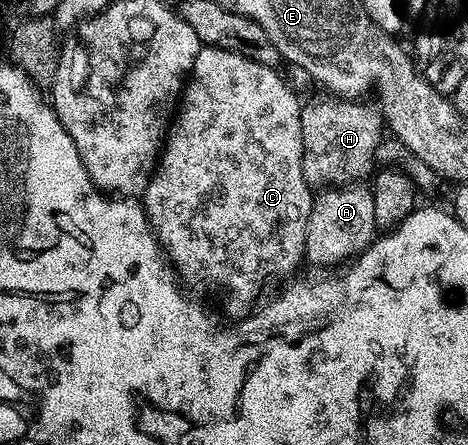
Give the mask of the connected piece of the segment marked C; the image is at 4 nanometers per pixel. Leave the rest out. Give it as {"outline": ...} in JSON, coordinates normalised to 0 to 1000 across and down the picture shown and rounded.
{"outline":[[[429,106],[425,121],[415,130],[415,148],[361,276],[350,308],[350,328],[342,335],[342,355],[333,362],[333,382],[325,389],[325,407],[316,411],[316,422],[303,443],[308,476],[316,483],[325,519],[333,524],[333,542],[350,560],[361,593],[395,631],[402,627],[419,638],[436,638],[442,629],[462,629],[464,643],[479,654],[479,692],[496,715],[519,715],[541,699],[549,681],[547,663],[556,656],[556,636],[571,620],[618,618],[615,622],[622,622],[632,591],[652,582],[654,499],[662,490],[671,431],[652,409],[645,391],[645,274],[641,272],[645,225],[615,200],[613,184],[596,171],[598,166],[592,155],[560,148],[517,121],[500,121],[491,112],[472,108]]]}

